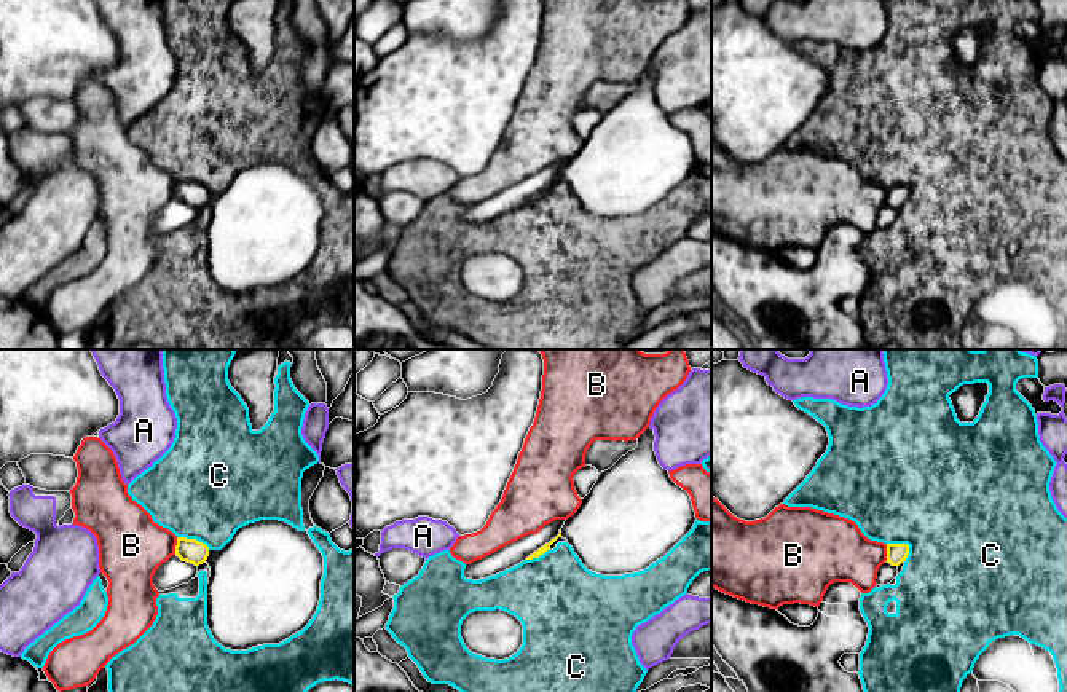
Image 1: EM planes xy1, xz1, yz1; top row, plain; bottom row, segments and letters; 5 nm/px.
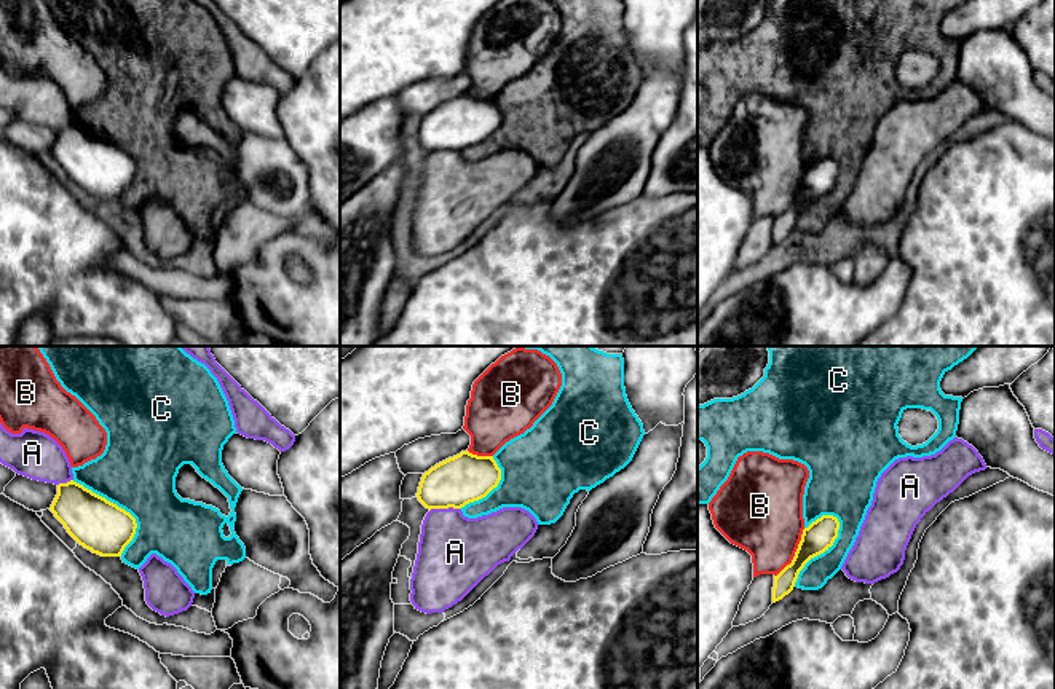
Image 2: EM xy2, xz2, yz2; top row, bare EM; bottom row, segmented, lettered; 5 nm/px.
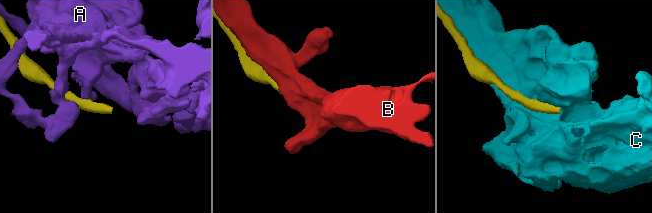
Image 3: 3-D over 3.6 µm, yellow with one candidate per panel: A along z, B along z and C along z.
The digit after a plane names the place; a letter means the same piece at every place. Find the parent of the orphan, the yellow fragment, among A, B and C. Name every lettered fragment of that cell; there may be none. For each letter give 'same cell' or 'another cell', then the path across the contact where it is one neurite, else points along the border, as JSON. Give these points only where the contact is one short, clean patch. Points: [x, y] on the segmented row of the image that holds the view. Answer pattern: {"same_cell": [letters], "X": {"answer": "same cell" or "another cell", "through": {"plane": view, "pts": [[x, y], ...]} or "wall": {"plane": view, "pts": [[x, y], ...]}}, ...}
{"same_cell": [], "A": {"answer": "another cell"}, "B": {"answer": "another cell"}, "C": {"answer": "another cell"}}

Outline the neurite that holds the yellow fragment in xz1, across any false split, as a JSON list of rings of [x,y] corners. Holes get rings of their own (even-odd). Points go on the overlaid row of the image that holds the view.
[[[648,427],[635,450],[598,475],[560,534],[526,560],[544,555],[558,537],[601,576],[640,572],[663,558],[697,518],[689,493],[659,464],[654,440]]]

